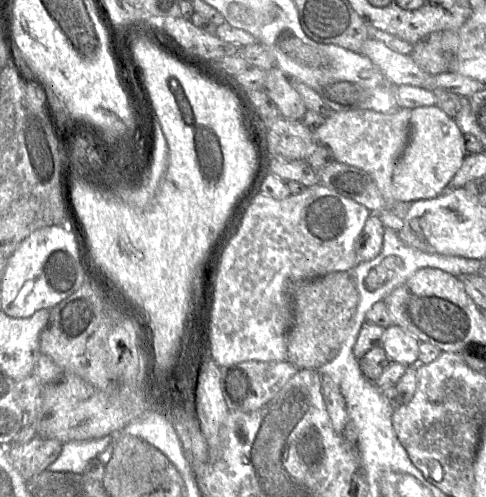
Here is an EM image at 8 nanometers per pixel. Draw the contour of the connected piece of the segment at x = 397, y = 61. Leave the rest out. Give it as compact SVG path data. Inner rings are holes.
M369 37L362 45L361 54L368 57L395 86L412 85L434 90L433 75L420 69L410 55L396 52L382 41Z

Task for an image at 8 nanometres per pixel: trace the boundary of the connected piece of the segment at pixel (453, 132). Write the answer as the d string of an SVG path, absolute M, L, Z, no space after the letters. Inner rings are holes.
M437 105L411 110L409 142L392 176L395 201L414 202L438 197L461 167L466 151L463 133L455 120Z

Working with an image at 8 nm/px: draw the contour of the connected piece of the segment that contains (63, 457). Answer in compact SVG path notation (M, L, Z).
M107 435L96 439L65 443L59 457L48 470L82 474L89 461L97 458L110 446L113 437L113 435Z

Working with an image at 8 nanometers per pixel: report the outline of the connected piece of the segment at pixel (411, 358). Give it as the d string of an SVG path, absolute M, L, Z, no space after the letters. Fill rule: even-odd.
M396 324L386 328L382 348L392 362L405 366L417 365L420 341Z

